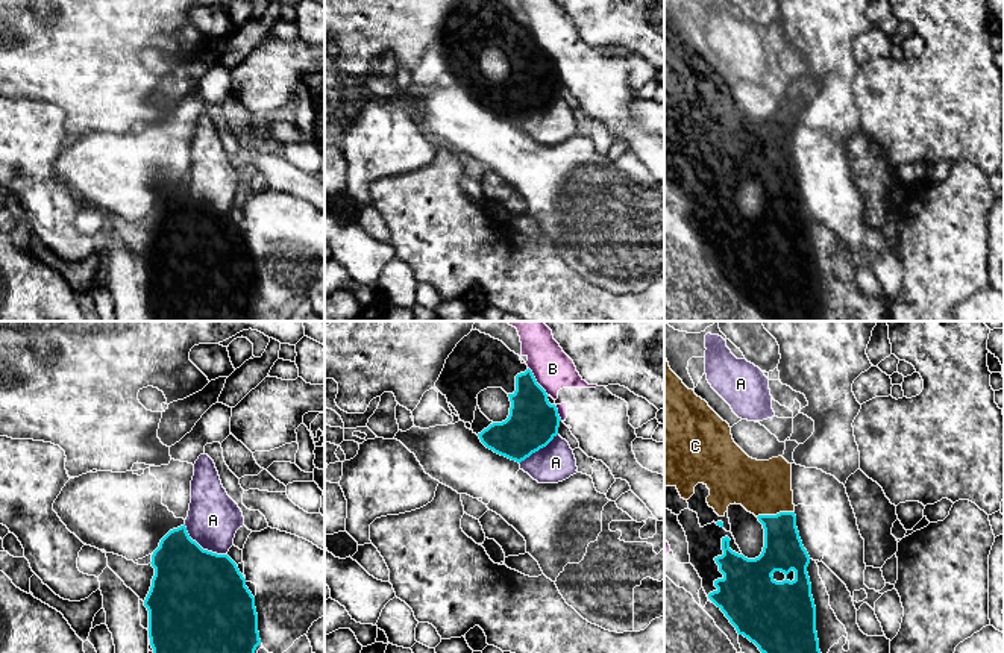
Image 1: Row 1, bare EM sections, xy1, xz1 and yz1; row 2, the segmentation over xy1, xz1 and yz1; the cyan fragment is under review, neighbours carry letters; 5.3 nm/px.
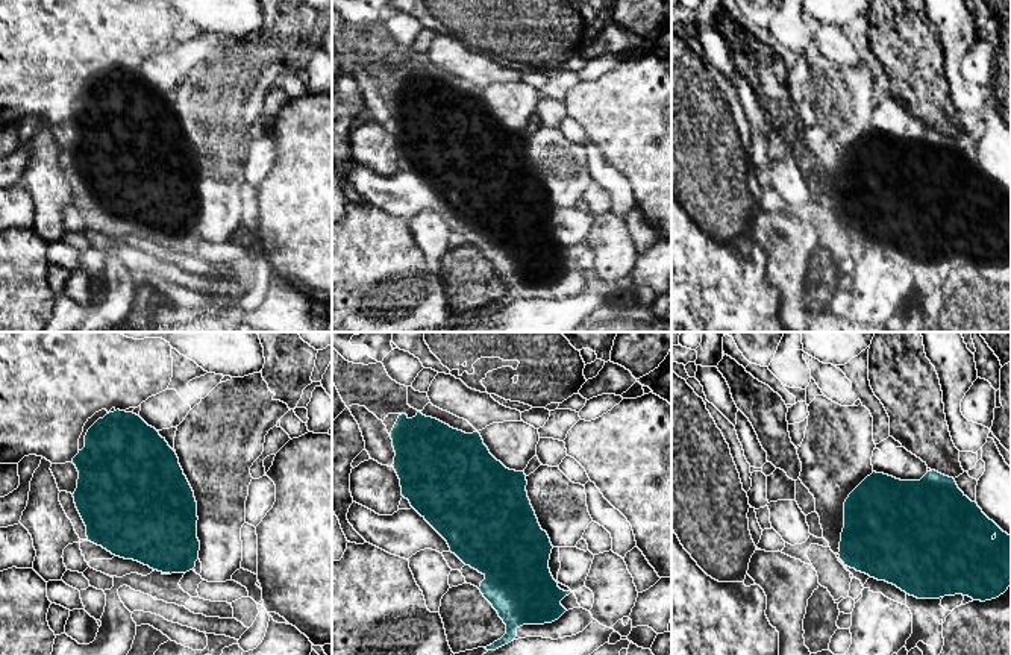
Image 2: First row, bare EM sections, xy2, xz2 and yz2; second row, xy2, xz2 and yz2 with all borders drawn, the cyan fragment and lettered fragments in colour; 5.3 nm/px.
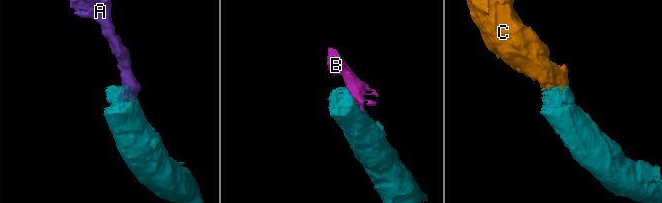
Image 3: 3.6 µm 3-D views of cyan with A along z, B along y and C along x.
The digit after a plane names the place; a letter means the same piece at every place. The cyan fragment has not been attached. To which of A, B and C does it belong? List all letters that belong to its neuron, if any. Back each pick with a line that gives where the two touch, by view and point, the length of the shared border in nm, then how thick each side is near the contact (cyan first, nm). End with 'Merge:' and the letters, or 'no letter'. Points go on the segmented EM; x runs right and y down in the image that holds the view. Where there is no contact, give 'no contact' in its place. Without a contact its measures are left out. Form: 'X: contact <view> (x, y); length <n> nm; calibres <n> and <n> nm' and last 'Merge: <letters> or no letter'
C: contact yz1 (777, 514); length 200 nm; calibres 220 and 280 nm
Merge: C

